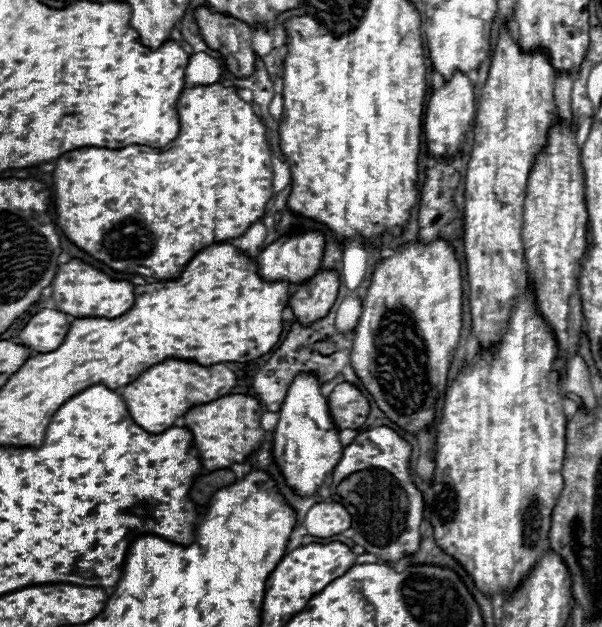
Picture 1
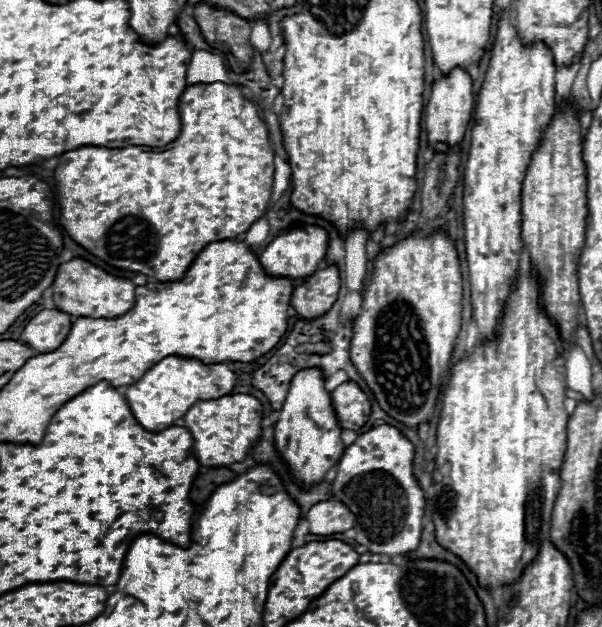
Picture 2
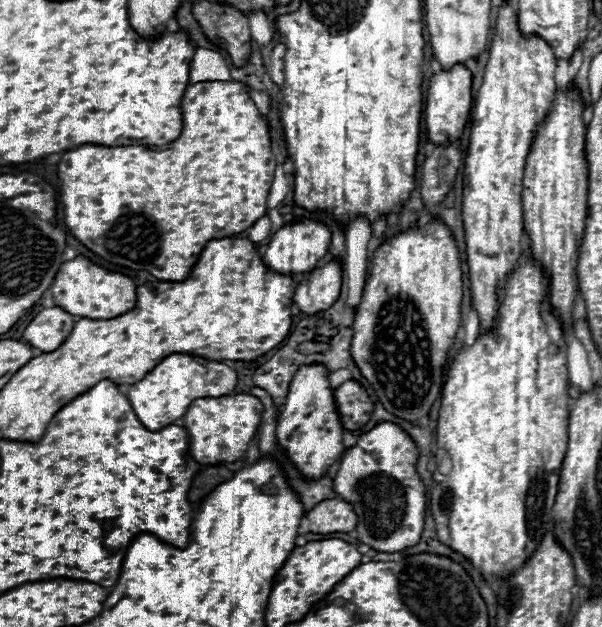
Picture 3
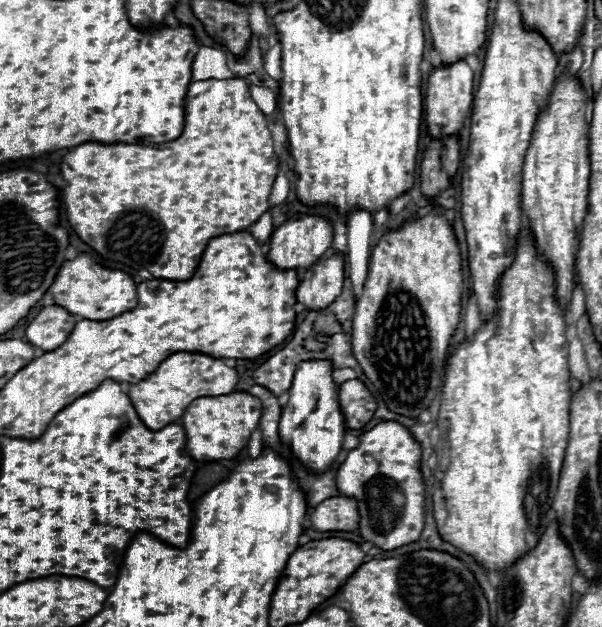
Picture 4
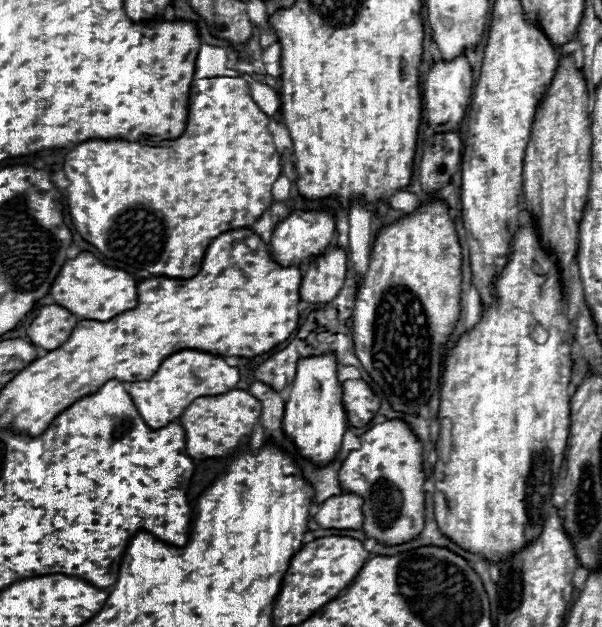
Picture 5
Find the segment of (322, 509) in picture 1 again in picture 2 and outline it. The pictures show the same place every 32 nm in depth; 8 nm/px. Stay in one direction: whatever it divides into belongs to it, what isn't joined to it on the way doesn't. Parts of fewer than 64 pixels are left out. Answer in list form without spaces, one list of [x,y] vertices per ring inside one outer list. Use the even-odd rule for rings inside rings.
[[[326,500],[312,506],[306,514],[306,520],[310,522],[310,534],[328,536],[334,532],[346,532],[354,528],[356,516],[350,512],[350,508],[340,500]]]

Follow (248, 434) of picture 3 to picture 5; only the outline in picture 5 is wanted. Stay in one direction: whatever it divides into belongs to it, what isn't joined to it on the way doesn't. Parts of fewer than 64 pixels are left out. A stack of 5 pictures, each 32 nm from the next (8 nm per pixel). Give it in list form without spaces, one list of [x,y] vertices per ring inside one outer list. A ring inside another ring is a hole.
[[[230,390],[216,396],[200,396],[180,416],[182,428],[186,432],[186,454],[198,460],[226,458],[230,456],[230,452],[234,452],[234,448],[240,448],[244,444],[244,436],[250,436],[258,418],[260,402],[244,390]]]

